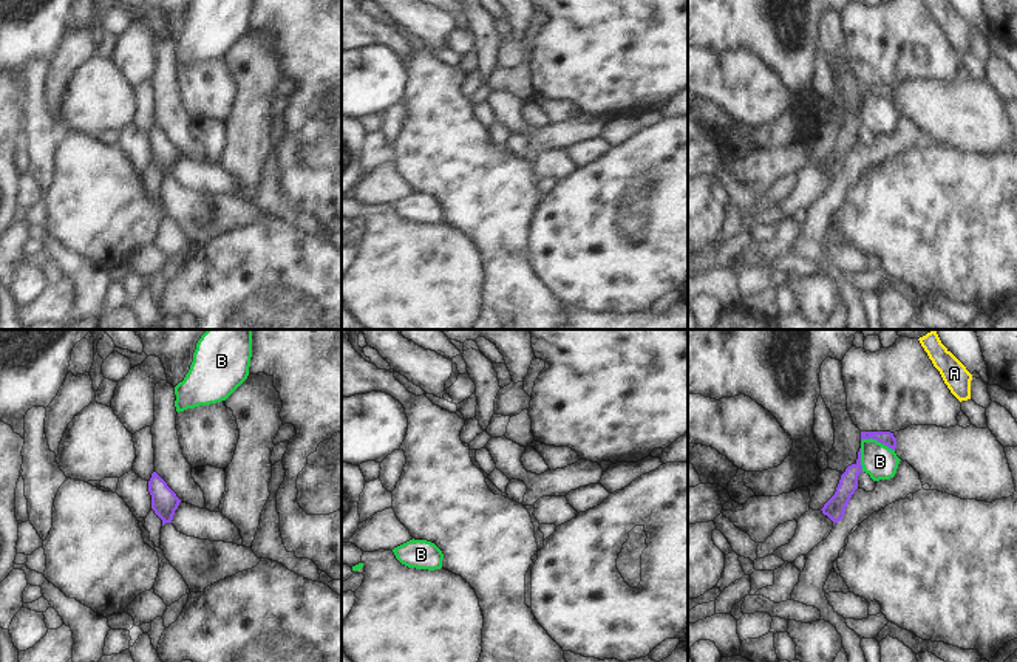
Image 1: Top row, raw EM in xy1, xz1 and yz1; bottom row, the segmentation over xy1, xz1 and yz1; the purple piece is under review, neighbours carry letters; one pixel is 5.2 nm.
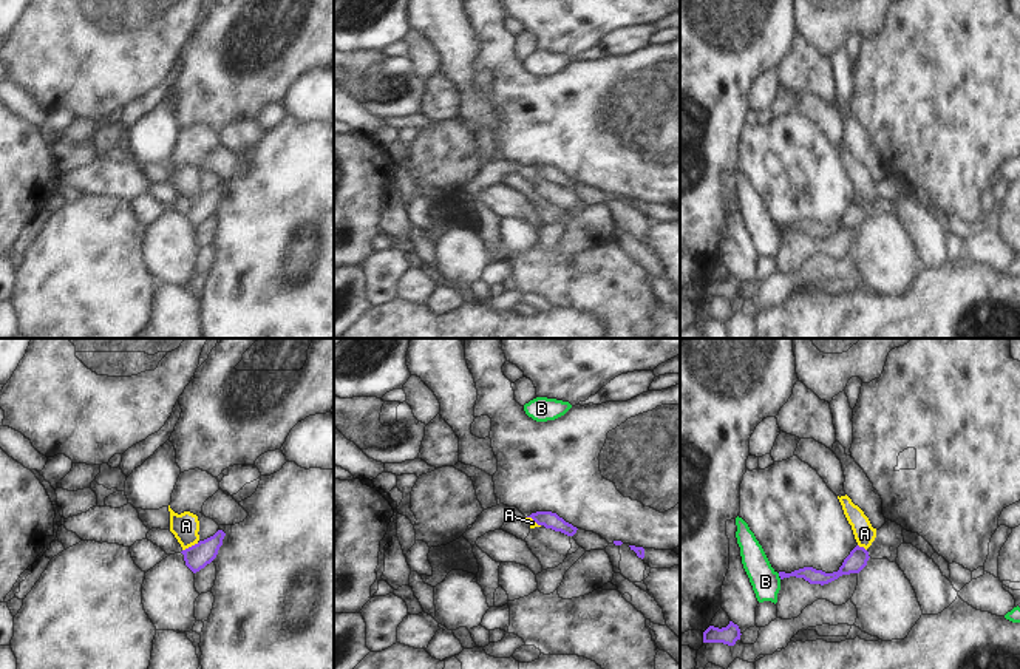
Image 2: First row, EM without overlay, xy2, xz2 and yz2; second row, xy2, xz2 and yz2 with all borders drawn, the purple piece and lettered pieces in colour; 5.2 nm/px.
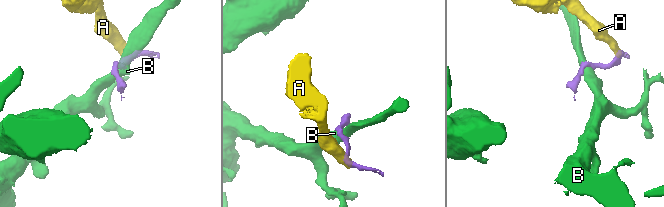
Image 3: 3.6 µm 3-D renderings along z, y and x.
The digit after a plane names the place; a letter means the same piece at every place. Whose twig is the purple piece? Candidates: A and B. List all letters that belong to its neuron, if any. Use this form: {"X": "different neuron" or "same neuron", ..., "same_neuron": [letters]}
{"A": "different neuron", "B": "different neuron", "same_neuron": []}

